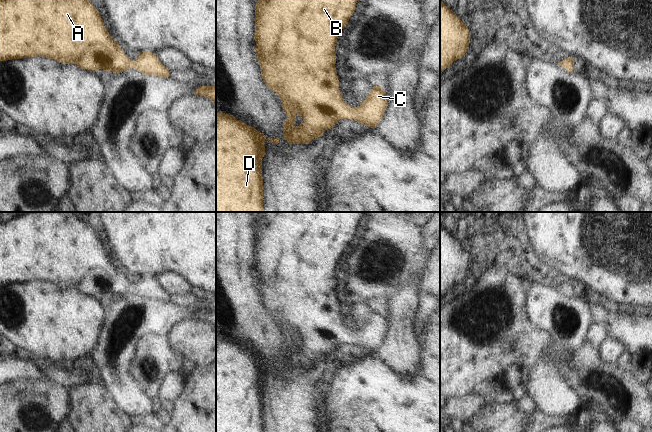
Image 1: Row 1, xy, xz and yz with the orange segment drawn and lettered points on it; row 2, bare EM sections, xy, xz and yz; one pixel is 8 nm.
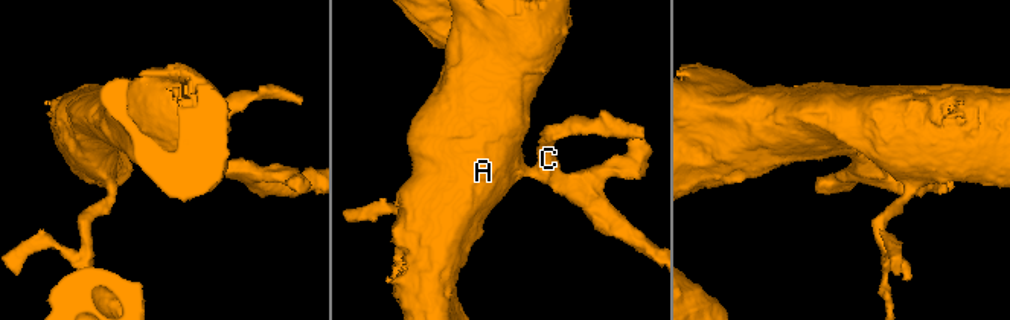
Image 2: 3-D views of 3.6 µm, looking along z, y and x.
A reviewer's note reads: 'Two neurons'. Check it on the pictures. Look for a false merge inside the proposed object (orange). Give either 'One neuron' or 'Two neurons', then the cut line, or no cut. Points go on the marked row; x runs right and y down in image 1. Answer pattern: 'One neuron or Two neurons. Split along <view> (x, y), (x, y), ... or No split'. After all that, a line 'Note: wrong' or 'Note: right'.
One neuron. No split
Note: wrong

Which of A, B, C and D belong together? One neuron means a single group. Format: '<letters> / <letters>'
A B C D

